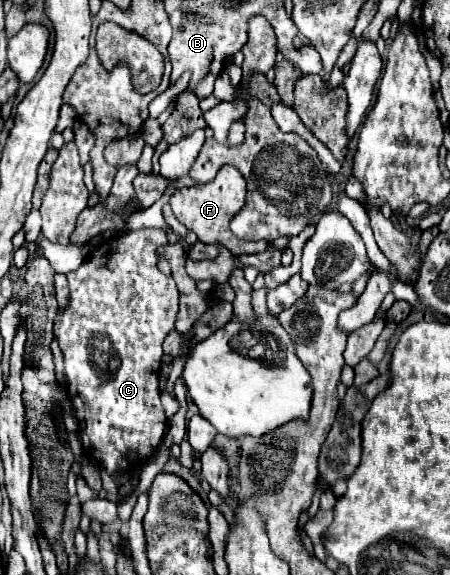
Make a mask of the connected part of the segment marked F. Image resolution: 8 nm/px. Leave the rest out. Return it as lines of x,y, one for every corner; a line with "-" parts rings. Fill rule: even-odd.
222,166
216,178
208,184
198,184
192,188
180,188
170,196
170,208
174,216
188,228
192,230
200,242
204,244
222,244
228,248
236,258
244,254
260,254
268,250
266,240
240,240
230,232
230,220
242,210
246,202
246,180
234,166

